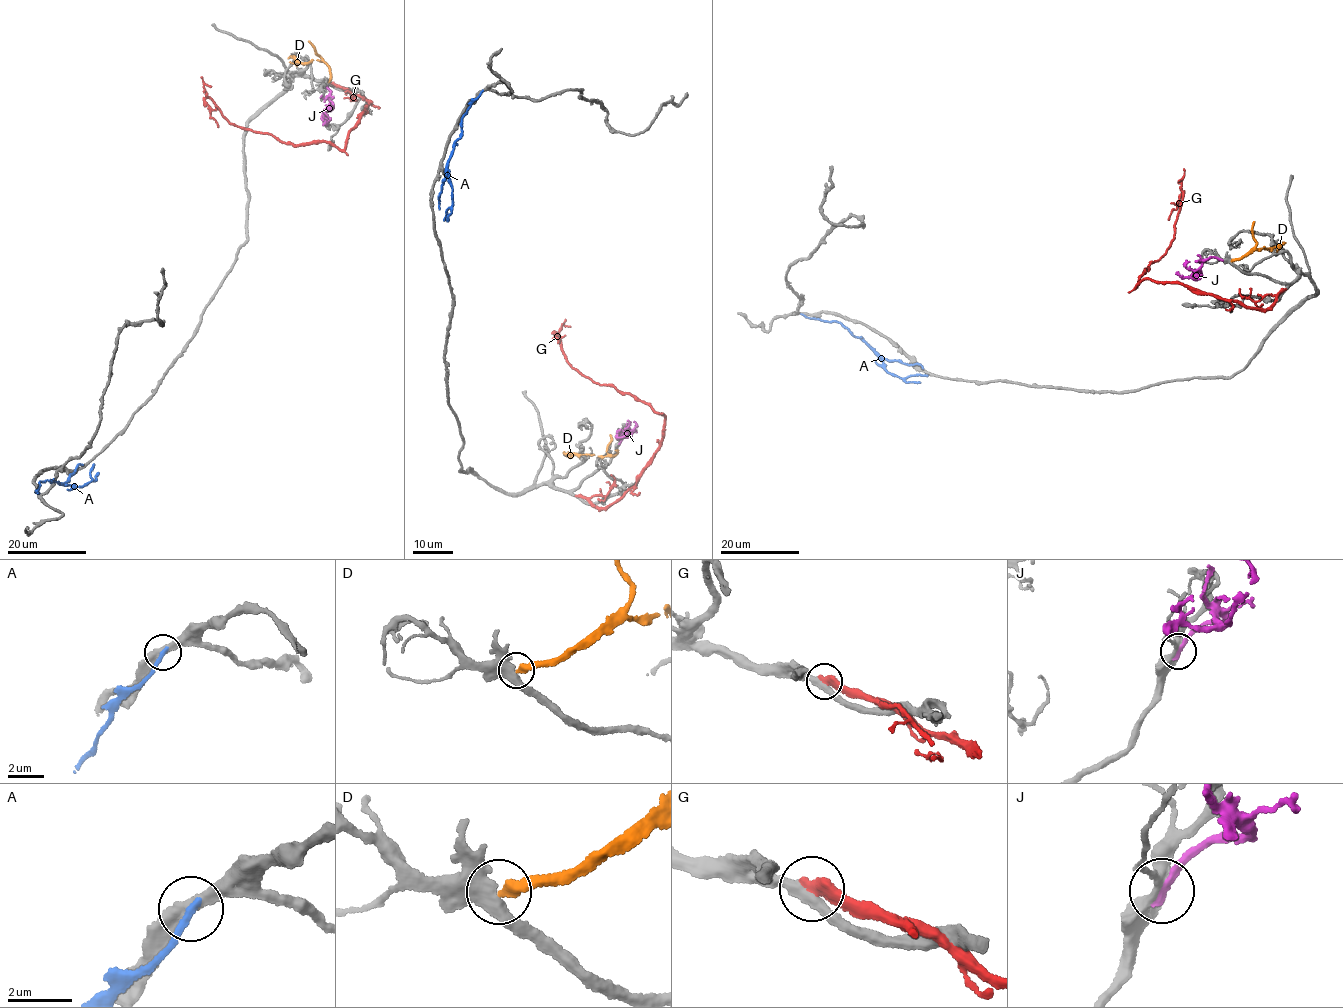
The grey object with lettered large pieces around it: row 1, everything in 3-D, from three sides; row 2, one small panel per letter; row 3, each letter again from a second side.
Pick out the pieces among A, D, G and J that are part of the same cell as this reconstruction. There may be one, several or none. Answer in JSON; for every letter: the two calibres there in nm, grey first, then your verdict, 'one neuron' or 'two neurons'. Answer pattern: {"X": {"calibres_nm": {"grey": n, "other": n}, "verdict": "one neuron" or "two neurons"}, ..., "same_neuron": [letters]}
{"A": {"calibres_nm": {"grey": 360, "other": 220}, "verdict": "two neurons"}, "D": {"calibres_nm": {"grey": 440, "other": 280}, "verdict": "two neurons"}, "G": {"calibres_nm": {"grey": 320, "other": 420}, "verdict": "two neurons"}, "J": {"calibres_nm": {"grey": 320, "other": 300}, "verdict": "two neurons"}, "same_neuron": []}

